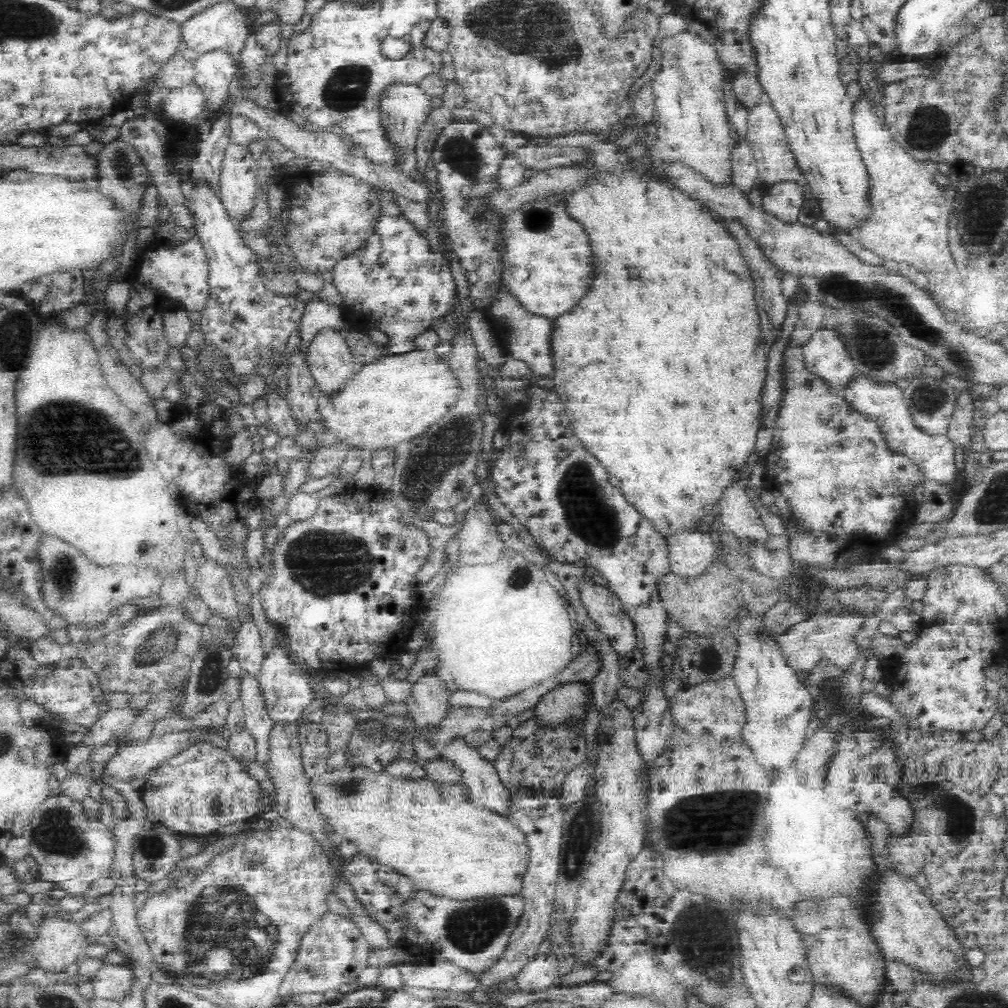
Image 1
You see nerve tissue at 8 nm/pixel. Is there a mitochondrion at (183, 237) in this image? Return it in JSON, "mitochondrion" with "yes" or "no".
{"mitochondrion":"no"}

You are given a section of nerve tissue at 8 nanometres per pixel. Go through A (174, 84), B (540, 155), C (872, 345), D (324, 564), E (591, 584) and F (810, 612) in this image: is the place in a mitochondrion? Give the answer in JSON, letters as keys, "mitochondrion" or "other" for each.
{"A":"other","B":"other","C":"mitochondrion","D":"mitochondrion","E":"other","F":"other"}

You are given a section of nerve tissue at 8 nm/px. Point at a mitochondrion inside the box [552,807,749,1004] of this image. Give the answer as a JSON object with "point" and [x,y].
{"point":[707,947]}

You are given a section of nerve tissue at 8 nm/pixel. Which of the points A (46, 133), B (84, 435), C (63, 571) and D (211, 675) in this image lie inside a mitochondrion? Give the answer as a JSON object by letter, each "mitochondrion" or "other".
{"A":"other","B":"mitochondrion","C":"mitochondrion","D":"mitochondrion"}

